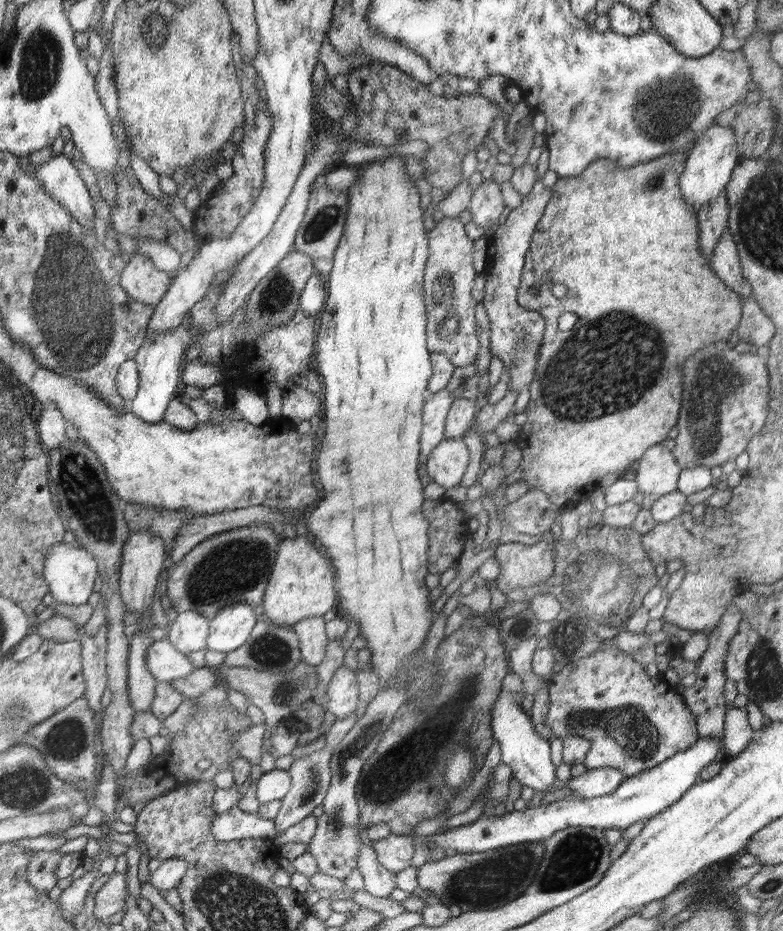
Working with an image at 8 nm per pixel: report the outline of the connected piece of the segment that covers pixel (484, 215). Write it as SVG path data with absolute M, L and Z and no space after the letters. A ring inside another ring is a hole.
M484 180L472 194L469 211L472 220L480 228L489 230L498 223L498 218L500 218L504 208L504 198L500 185L494 180Z

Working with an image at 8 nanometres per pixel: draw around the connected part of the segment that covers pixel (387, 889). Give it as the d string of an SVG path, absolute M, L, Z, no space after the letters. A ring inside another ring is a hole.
M365 828L361 829L365 845L361 848L356 869L364 877L364 889L376 898L390 899L390 895L397 888L394 882L397 876L378 862L372 840L365 834Z

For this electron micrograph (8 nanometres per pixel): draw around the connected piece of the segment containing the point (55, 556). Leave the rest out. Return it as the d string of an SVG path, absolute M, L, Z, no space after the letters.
M62 542L46 558L44 575L55 602L87 604L96 582L94 555L77 543Z

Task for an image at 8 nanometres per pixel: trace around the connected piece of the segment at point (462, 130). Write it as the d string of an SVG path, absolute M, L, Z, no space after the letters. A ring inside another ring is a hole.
M382 63L366 64L350 71L348 76L349 93L353 96L355 111L358 116L358 127L348 132L350 140L357 142L373 142L382 146L405 143L408 140L424 140L428 144L428 153L422 164L426 168L426 180L433 187L442 189L446 194L452 191L462 178L462 158L471 150L478 151L484 139L491 132L494 120L502 116L506 120L510 114L492 104L480 94L455 94L447 92L443 95L432 94L428 86L418 82L403 70Z

